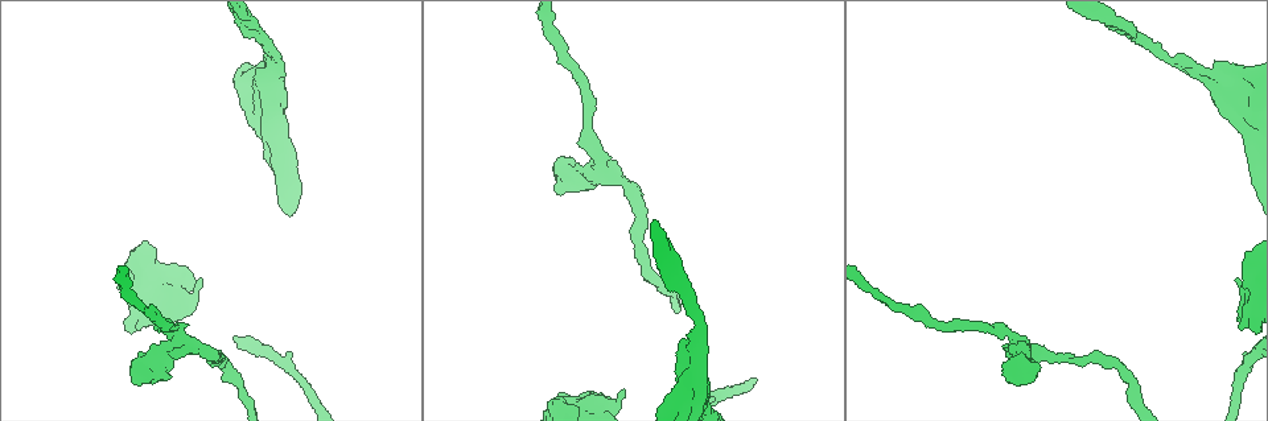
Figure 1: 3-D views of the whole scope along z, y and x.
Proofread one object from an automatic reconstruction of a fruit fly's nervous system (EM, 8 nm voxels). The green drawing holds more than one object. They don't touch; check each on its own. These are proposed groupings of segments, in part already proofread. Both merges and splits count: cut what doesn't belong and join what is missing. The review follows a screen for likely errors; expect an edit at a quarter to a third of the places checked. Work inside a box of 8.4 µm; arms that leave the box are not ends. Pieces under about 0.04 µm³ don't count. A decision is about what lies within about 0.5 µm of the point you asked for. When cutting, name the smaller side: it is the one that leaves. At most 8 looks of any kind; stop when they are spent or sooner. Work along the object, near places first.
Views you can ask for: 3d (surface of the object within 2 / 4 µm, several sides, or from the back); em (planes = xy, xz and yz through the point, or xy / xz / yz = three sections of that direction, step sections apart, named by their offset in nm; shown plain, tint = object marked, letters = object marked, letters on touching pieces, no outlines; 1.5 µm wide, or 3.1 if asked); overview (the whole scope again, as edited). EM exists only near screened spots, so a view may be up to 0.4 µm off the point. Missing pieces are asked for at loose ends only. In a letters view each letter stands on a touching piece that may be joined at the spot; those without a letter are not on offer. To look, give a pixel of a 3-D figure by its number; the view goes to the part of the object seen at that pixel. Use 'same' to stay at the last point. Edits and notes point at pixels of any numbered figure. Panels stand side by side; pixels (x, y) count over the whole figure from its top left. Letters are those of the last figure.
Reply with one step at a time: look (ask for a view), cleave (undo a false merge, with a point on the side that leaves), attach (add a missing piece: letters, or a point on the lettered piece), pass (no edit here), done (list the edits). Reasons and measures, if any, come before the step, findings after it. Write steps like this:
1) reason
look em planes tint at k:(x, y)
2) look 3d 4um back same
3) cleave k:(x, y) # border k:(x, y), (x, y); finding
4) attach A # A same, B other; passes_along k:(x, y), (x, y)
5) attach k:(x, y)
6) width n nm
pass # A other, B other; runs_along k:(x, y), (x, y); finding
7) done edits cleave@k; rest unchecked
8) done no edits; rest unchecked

free end
look 3d 2um at 1:(1237, 282)

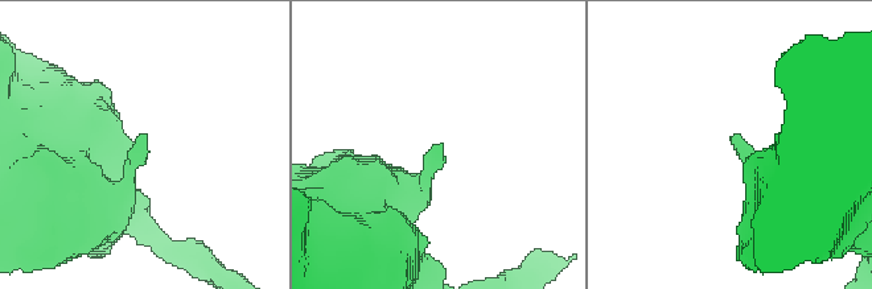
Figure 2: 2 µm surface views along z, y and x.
look em planes tint at 2:(146, 139)

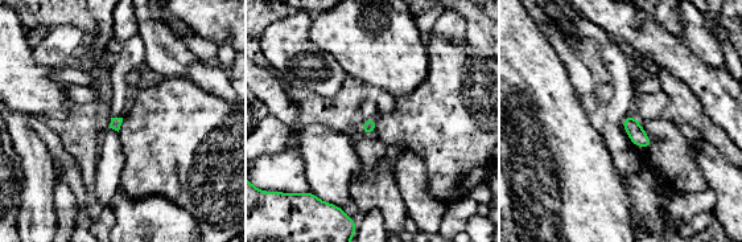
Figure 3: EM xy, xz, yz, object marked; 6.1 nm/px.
see the neighbours
look em planes letters same

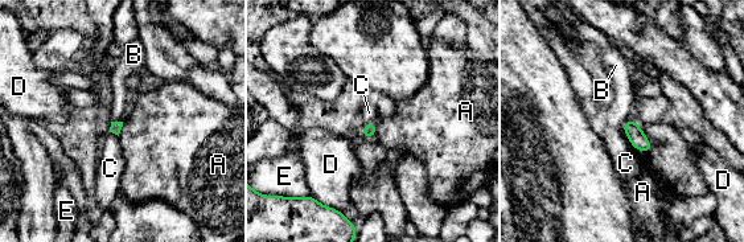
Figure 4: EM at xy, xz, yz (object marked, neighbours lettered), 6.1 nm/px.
pass # A other, B other, C other, D other, E other; border 4:(624, 131), (634, 148), (649, 154); none of them fits

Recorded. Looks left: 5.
two arms in line, one across
look 3d 2um at 1:(600, 170)

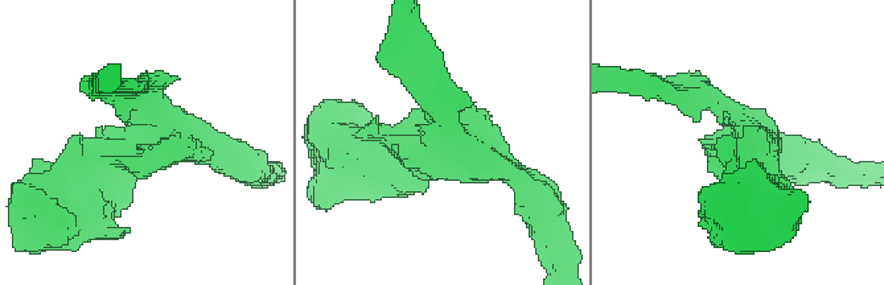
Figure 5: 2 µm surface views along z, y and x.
arms 3; now the EM
look em yz step 4 tint at 5:(154, 141)

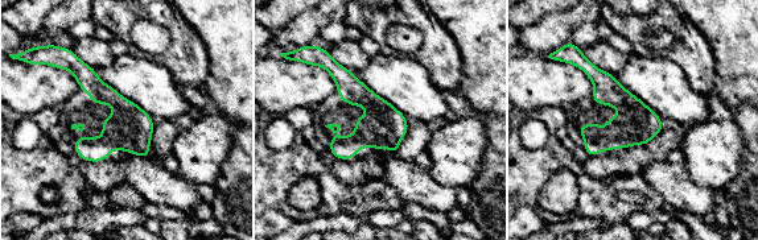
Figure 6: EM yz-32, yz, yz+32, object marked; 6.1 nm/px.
look em yz step 4 letters same

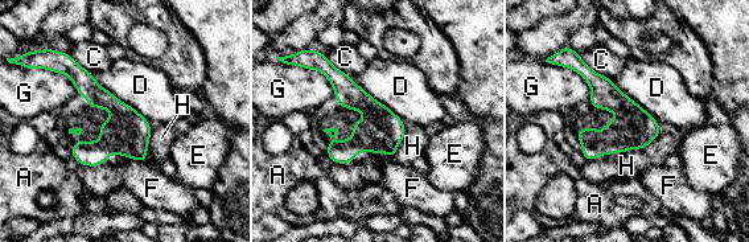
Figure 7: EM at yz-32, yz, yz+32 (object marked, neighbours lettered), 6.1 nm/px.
longest_contact D 460 nm
pass # A other, C other, D other, E other, F other, G other, H other; runs_along 7:(326, 66), (379, 120), (391, 154); one neuron here

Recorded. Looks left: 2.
done no edits; rest unchecked

